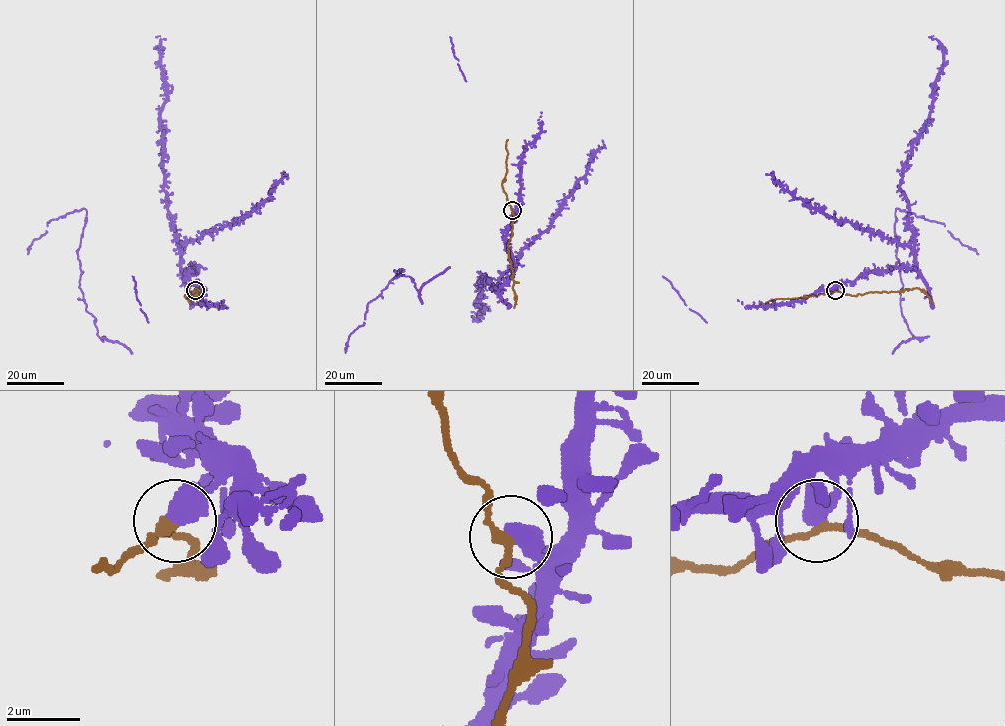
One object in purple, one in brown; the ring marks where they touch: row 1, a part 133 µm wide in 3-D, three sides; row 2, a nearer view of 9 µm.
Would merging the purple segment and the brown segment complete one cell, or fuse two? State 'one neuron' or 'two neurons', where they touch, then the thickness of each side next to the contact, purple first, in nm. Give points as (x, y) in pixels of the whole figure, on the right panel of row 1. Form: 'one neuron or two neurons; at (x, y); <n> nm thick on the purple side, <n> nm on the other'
two neurons; at (835, 290); 600 nm thick on the purple side, 200 nm on the other

